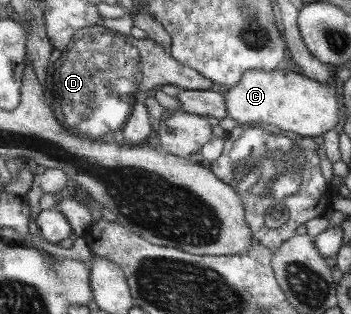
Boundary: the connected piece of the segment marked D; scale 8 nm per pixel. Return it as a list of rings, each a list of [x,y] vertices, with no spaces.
[[[100,23],[92,26],[80,27],[71,35],[69,43],[65,45],[64,49],[60,53],[61,56],[54,63],[51,63],[46,71],[46,76],[44,79],[45,85],[45,94],[49,99],[49,104],[53,110],[54,117],[57,118],[58,124],[63,125],[65,130],[69,130],[70,133],[73,133],[75,137],[82,137],[83,139],[100,140],[102,138],[107,138],[110,134],[117,134],[121,129],[123,129],[124,124],[130,117],[130,113],[133,111],[134,103],[136,99],[134,96],[139,92],[144,92],[147,90],[153,91],[153,88],[163,85],[176,85],[182,90],[193,90],[193,91],[203,91],[216,88],[213,85],[212,81],[209,81],[206,77],[203,77],[197,70],[191,69],[182,63],[175,61],[173,57],[170,56],[170,53],[166,53],[163,50],[161,44],[153,42],[150,38],[133,38],[130,35],[123,35],[119,32],[111,31],[110,29],[105,29]]]

